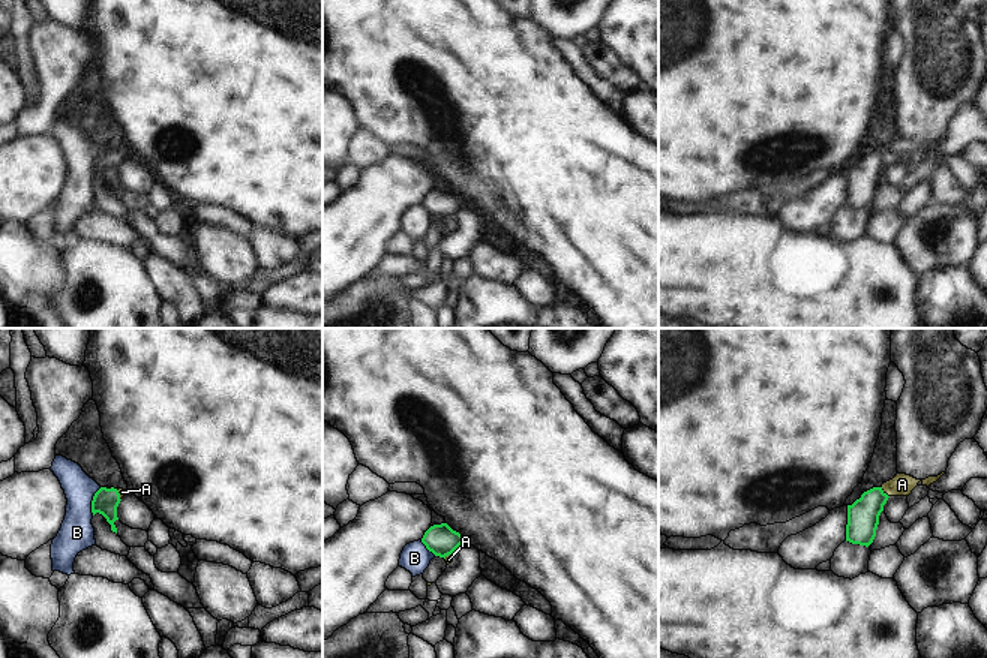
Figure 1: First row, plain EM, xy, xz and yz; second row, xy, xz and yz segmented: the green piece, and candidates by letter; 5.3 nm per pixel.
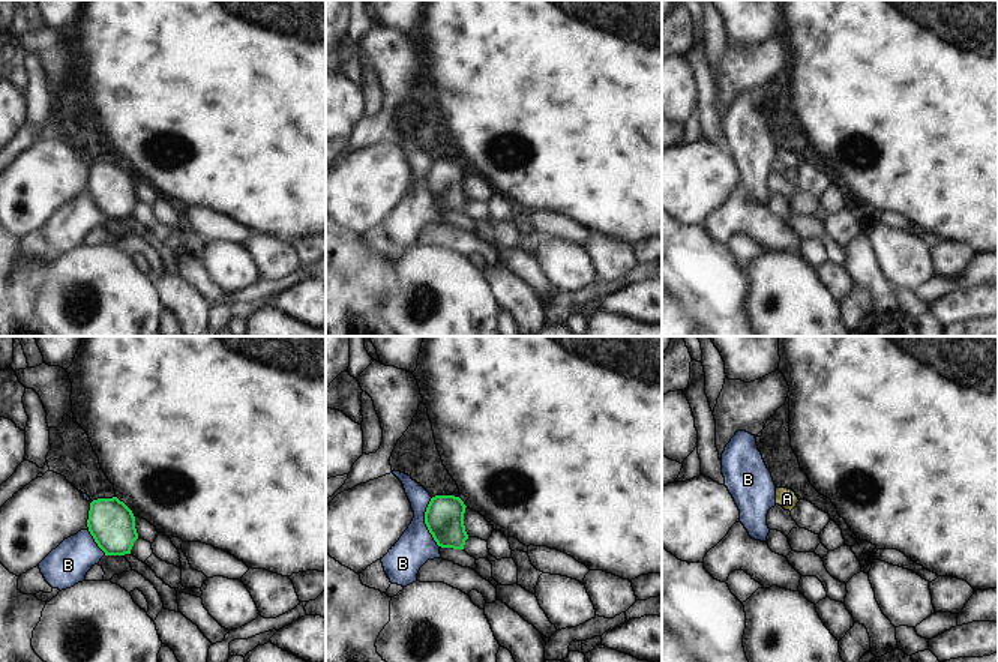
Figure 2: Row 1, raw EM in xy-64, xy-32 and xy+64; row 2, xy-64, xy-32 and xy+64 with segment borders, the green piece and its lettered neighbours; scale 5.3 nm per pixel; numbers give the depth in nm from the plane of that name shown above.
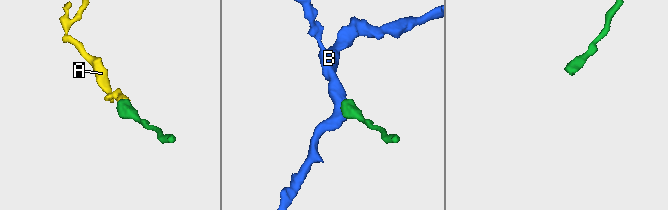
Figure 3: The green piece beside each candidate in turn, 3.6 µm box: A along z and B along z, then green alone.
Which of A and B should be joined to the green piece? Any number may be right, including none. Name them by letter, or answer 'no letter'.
A.

